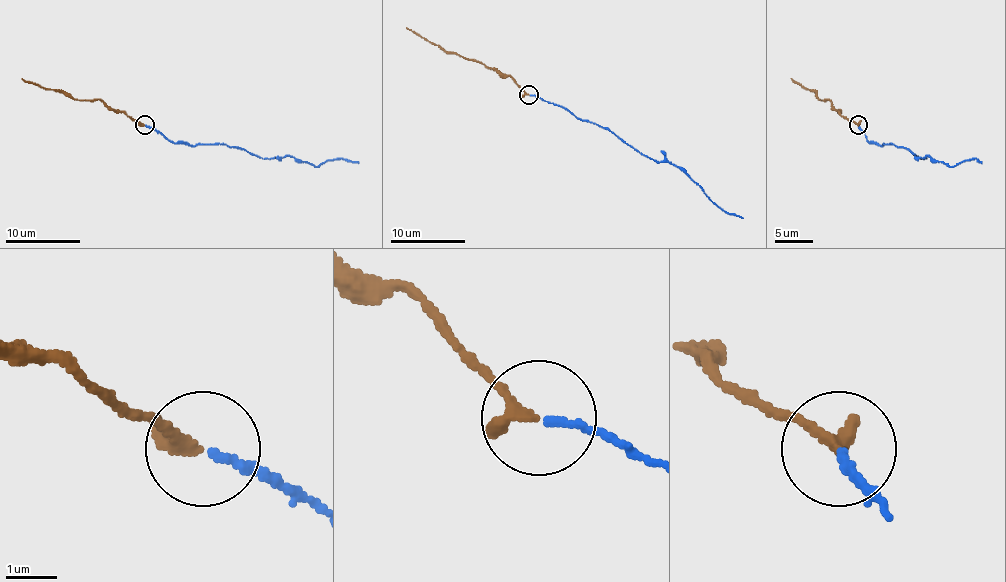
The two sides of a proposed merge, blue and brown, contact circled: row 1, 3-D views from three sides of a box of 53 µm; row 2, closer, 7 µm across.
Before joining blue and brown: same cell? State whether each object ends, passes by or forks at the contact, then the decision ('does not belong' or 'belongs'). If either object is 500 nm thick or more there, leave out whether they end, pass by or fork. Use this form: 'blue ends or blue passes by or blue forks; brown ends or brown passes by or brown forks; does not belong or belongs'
blue ends; brown passes by; belongs

